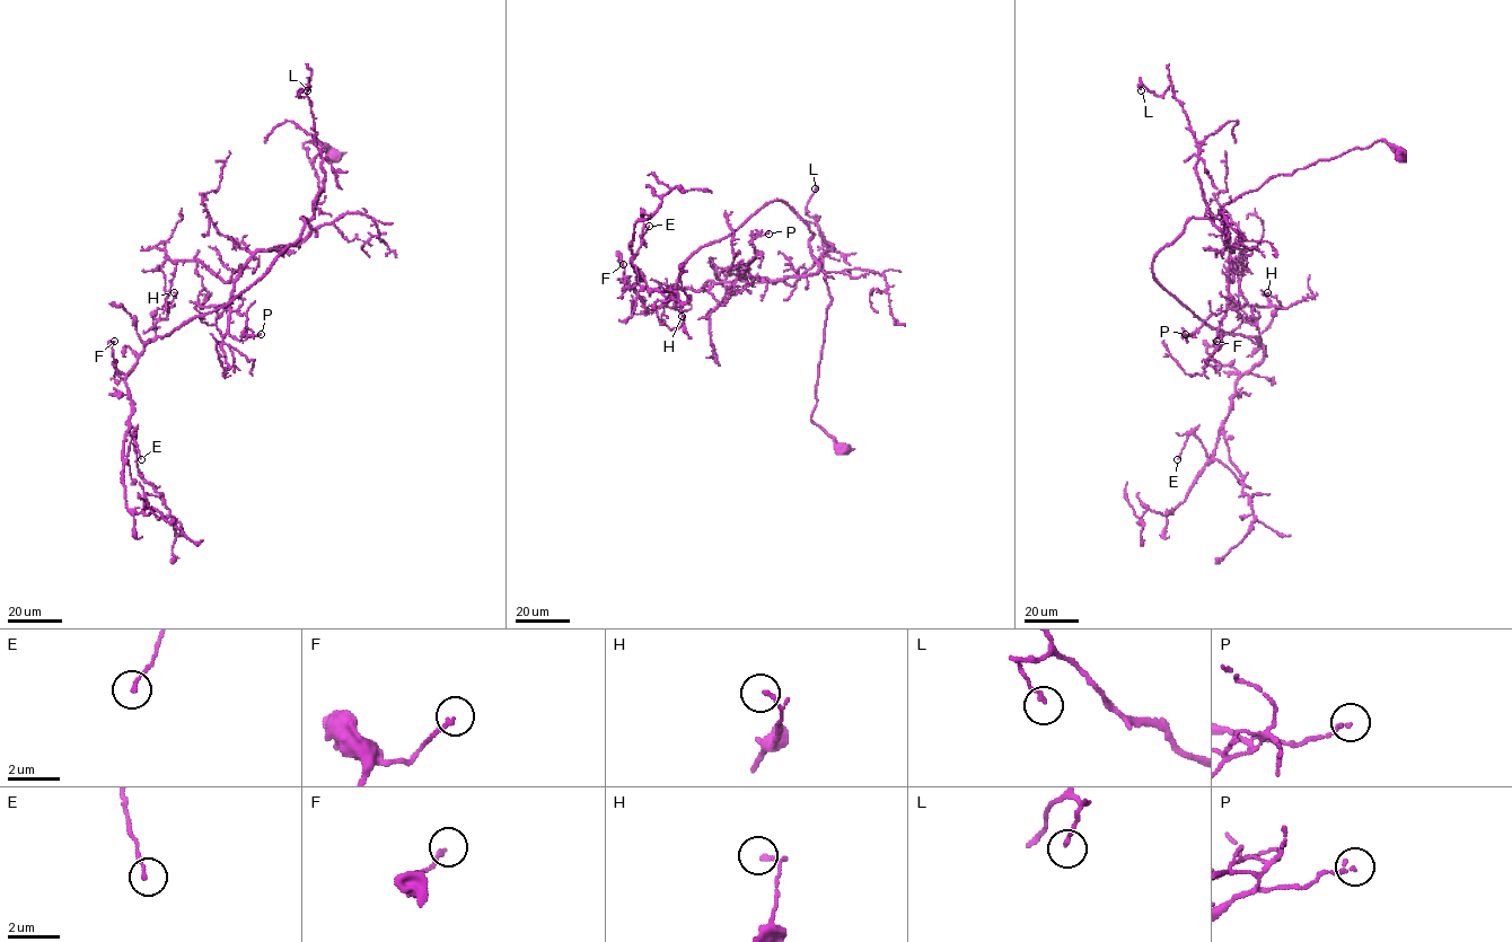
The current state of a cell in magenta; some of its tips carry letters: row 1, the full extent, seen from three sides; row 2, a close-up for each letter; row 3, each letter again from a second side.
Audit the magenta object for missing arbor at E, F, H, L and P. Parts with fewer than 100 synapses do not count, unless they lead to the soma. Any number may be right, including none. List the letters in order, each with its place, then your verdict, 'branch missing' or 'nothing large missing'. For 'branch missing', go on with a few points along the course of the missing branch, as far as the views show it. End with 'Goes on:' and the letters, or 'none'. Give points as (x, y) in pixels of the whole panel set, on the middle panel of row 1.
E: place (649, 226); nothing large missing
F: place (623, 264); nothing large missing
H: place (682, 316); nothing large missing
L: place (815, 188); nothing large missing
P: place (768, 234); nothing large missing
Goes on: none

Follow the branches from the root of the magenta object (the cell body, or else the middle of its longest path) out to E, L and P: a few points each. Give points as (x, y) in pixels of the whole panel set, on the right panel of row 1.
E: (1400, 155), (1378, 140), (1273, 176), (1157, 255), (1168, 292), (1264, 351), (1212, 459), (1192, 433), (1177, 459)
L: (1400, 155), (1378, 140), (1271, 177), (1213, 218), (1172, 86), (1160, 96), (1141, 90)
P: (1400, 155), (1378, 140), (1273, 176), (1227, 203), (1213, 223), (1232, 249), (1230, 301), (1185, 334)

